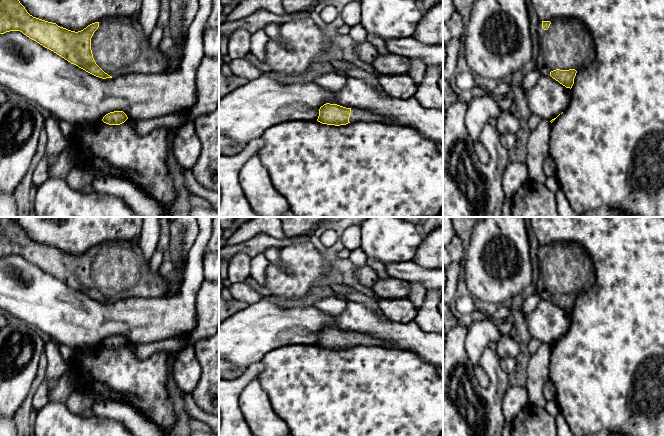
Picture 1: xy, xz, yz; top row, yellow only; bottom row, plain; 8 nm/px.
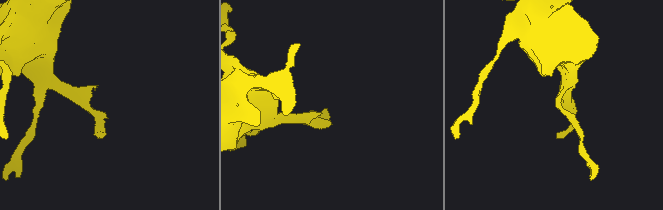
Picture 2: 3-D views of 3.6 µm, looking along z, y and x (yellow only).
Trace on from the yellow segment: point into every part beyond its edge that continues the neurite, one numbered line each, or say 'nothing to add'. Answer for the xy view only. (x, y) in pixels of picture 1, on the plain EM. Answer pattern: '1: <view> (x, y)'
1: xy (119, 270)

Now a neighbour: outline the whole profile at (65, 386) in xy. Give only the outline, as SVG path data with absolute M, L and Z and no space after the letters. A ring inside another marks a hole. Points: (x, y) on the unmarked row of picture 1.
M70 361L65 373L58 378L56 385L49 391L49 401L66 402L69 396L76 390L76 373L74 362Z

